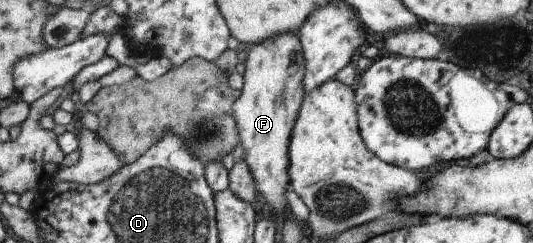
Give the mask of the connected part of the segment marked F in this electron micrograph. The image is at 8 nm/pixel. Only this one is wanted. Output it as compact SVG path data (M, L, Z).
M288 31L270 37L258 45L251 45L245 64L244 83L239 101L234 105L234 117L240 135L243 158L252 177L256 179L257 192L272 207L276 217L290 215L286 190L291 183L292 133L300 117L304 101L304 47L299 33Z

